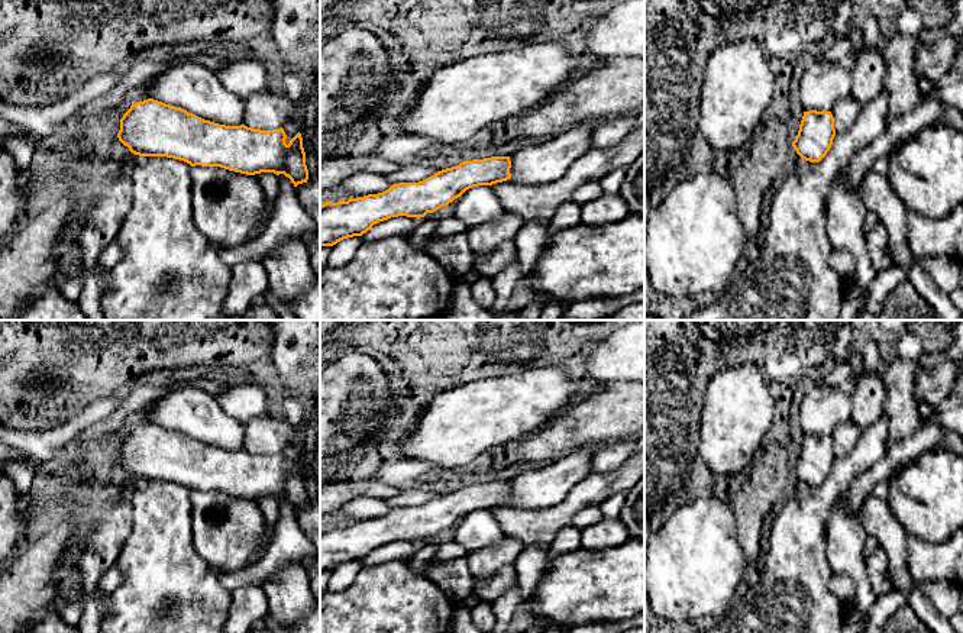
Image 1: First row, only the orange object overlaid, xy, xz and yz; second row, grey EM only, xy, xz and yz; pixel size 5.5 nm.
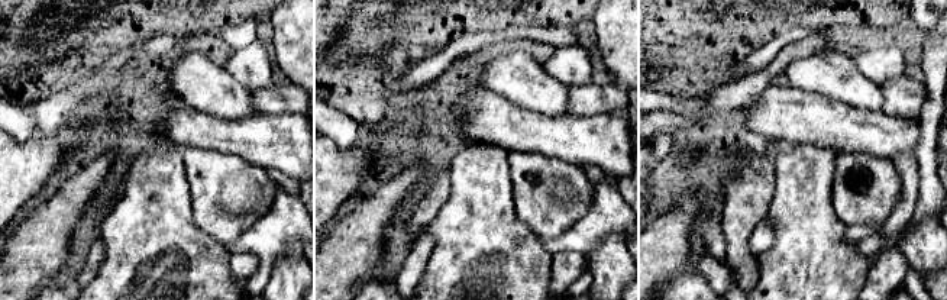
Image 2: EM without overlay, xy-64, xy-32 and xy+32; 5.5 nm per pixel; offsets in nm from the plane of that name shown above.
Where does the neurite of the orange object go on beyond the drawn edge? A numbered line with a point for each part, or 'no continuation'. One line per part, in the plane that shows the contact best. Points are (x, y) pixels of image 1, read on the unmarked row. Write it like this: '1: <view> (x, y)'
1: xy (193, 410)

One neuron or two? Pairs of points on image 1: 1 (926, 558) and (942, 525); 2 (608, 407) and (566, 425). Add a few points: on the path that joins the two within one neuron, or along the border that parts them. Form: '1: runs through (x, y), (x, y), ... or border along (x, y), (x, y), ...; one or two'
1: border along (908, 535), (930, 542), (947, 542); two
2: runs through (598, 417), (591, 425), (577, 425); one

